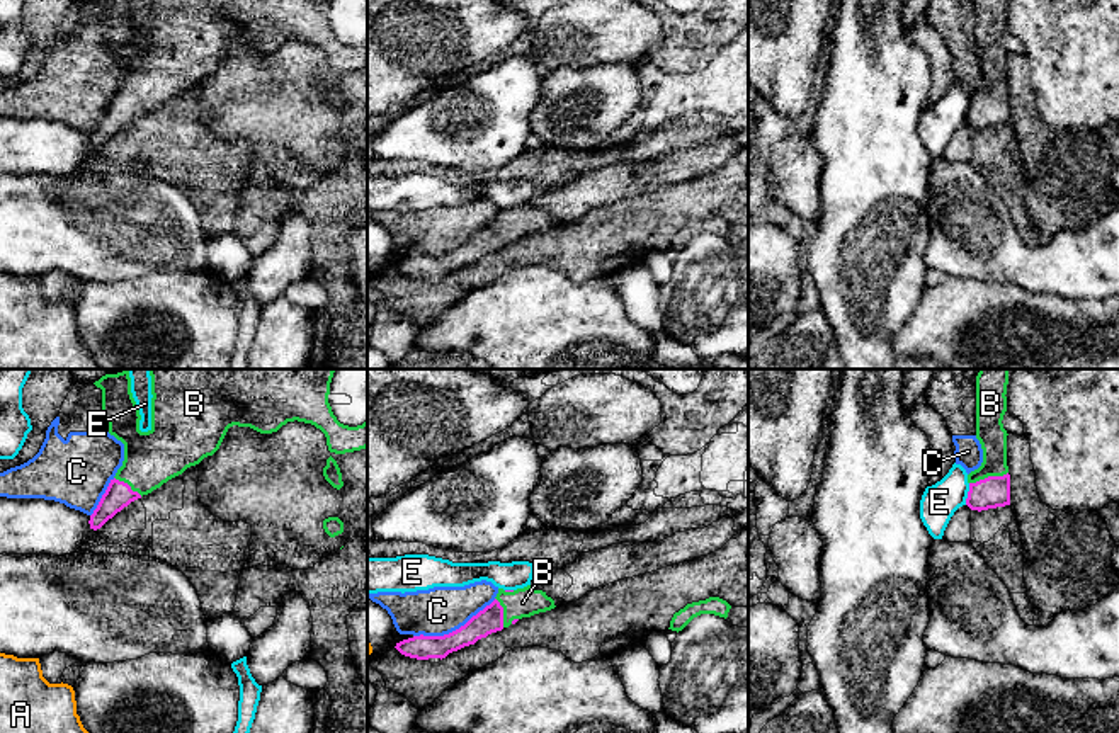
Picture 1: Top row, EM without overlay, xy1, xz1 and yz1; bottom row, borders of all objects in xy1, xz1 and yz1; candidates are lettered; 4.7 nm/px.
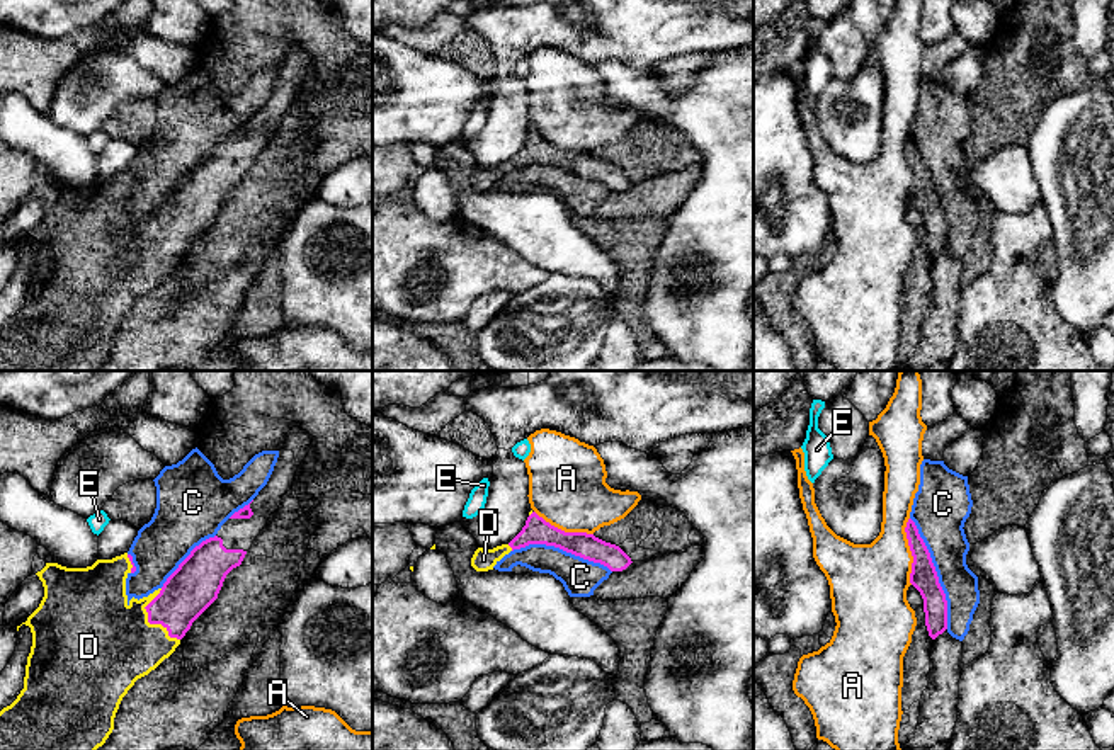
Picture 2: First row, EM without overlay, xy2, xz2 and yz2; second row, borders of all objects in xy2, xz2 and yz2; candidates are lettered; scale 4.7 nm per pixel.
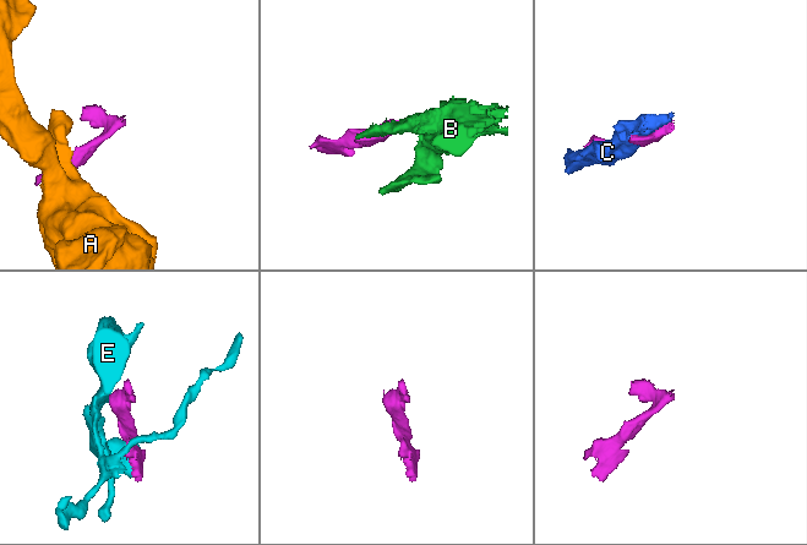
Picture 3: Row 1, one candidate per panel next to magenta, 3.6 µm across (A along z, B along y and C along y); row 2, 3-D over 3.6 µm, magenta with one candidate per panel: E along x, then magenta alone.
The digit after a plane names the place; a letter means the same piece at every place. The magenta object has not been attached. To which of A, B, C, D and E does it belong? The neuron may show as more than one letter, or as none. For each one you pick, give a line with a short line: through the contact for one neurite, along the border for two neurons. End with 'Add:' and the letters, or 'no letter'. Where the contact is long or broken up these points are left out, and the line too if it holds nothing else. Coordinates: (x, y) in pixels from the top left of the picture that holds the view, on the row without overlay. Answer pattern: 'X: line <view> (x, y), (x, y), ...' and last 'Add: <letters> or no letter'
D: line xy2 (189, 210), (159, 240), (148, 240), (128, 261), (102, 264)
Add: B, D

